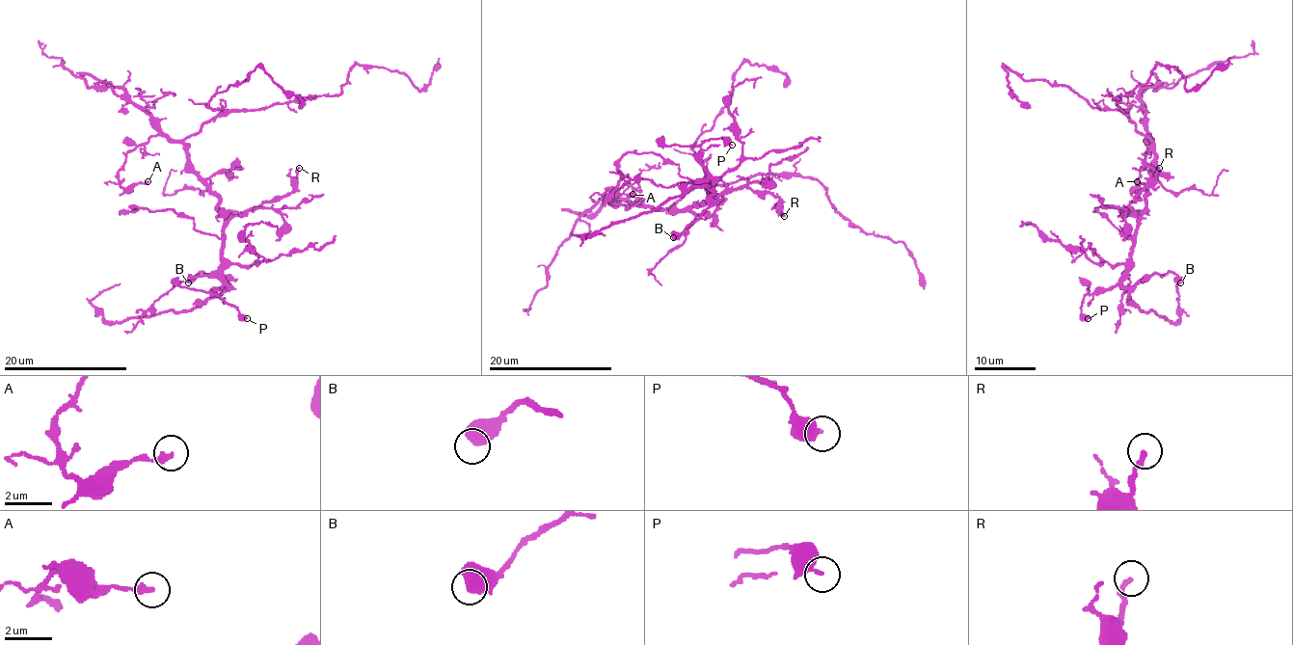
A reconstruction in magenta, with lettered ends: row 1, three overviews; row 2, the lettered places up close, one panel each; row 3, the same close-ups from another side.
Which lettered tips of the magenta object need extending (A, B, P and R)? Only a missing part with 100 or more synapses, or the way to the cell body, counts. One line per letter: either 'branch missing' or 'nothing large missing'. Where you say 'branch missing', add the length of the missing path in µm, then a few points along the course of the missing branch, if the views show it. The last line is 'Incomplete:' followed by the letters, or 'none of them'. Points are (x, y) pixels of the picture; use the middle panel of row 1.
A: nothing large missing
B: nothing large missing
P: nothing large missing
R: nothing large missing
Incomplete: none of them

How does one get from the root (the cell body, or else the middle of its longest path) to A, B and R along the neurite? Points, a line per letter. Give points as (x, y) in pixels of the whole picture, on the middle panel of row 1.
A: (668, 208), (637, 206), (633, 201), (619, 205), (604, 196), (608, 190), (633, 194)
B: (668, 208), (688, 211), (704, 203), (710, 198), (707, 182), (713, 180), (712, 203), (673, 237)
R: (668, 208), (688, 211), (719, 194), (747, 187), (774, 194), (784, 216)

